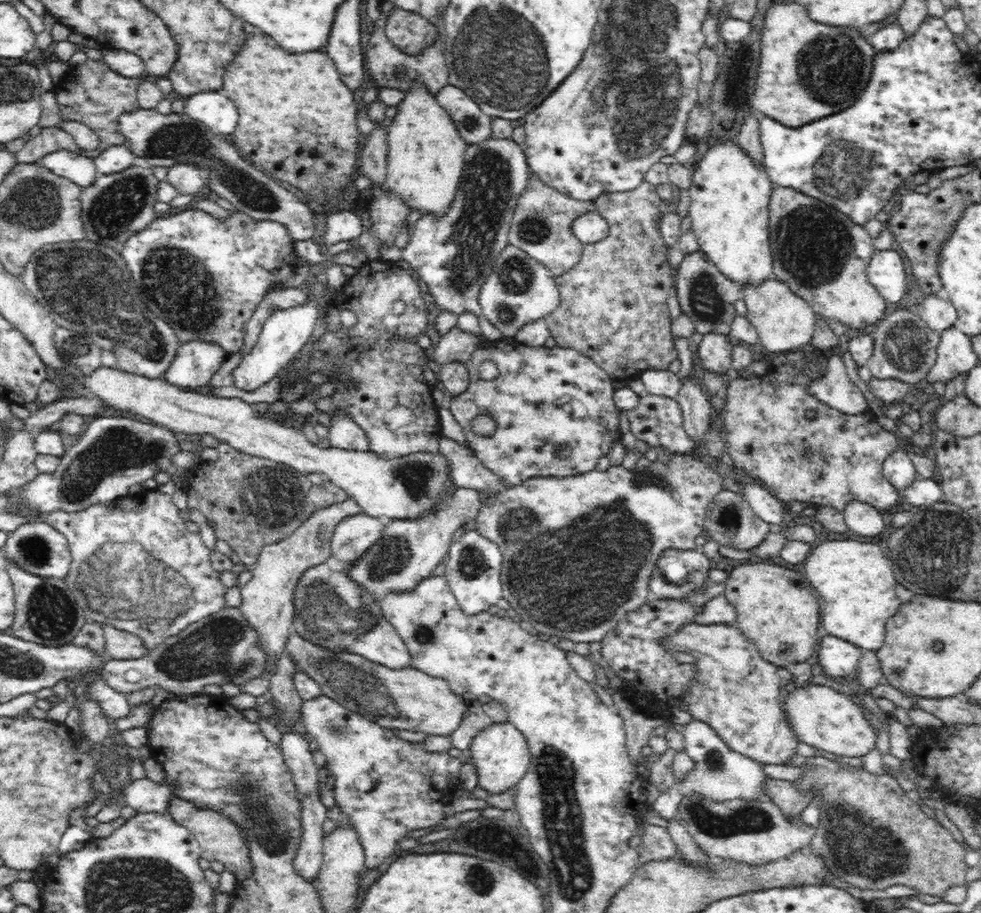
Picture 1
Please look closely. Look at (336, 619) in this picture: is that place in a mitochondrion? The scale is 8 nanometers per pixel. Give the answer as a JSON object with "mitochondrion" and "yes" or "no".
{"mitochondrion":"yes"}

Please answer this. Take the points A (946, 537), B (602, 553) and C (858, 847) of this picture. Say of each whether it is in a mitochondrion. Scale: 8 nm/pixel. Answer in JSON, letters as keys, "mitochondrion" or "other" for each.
{"A":"mitochondrion","B":"mitochondrion","C":"mitochondrion"}

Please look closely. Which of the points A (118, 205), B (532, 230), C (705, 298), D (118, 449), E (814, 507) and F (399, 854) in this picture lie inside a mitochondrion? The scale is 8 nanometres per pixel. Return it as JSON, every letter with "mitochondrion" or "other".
{"A":"mitochondrion","B":"mitochondrion","C":"mitochondrion","D":"mitochondrion","E":"other","F":"other"}

